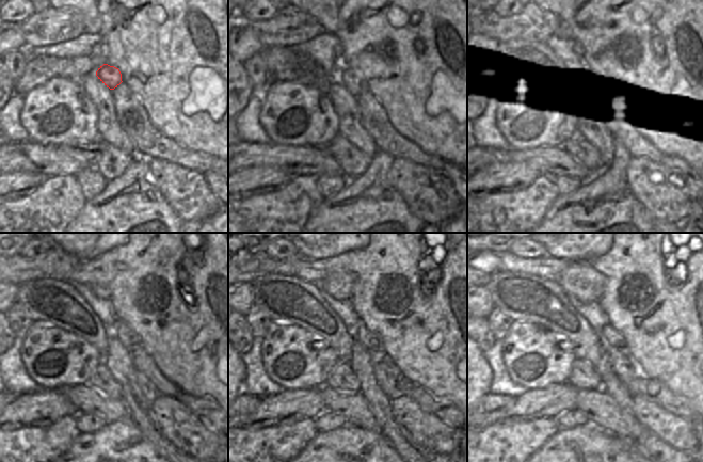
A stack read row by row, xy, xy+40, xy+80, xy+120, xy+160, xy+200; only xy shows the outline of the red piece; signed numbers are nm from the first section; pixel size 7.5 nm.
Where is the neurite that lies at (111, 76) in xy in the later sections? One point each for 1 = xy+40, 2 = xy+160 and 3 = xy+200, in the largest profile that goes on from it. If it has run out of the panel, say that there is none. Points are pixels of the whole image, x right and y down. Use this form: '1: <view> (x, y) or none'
1: xy+40 (348, 78)
2: xy+160 (372, 341)
3: xy+200 (612, 336)

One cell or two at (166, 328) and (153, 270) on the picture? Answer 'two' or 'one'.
one

